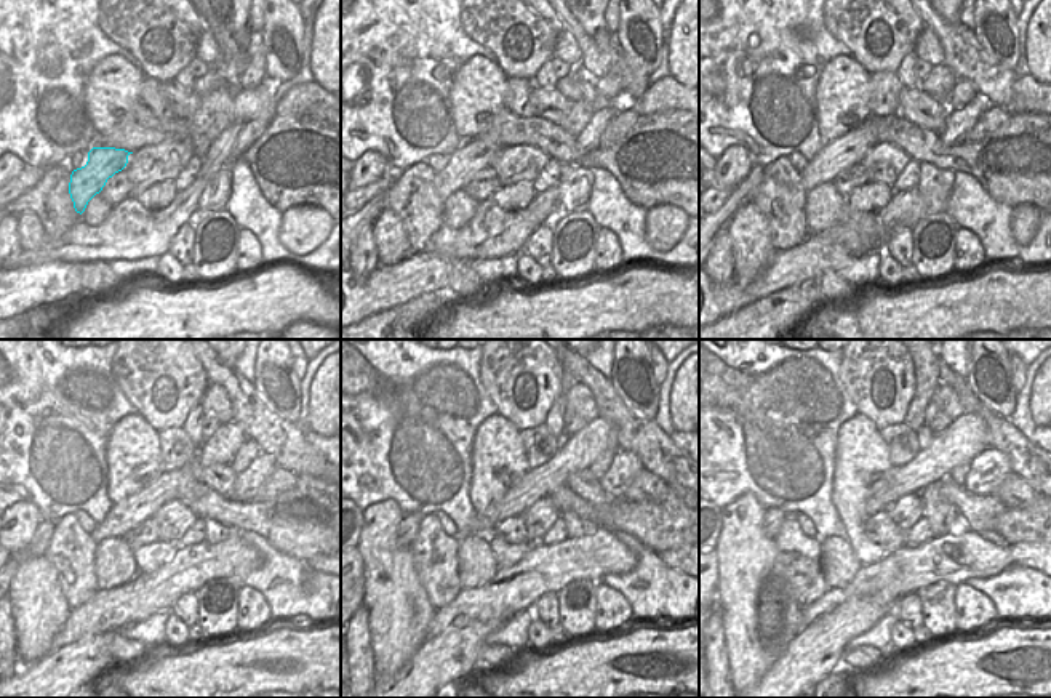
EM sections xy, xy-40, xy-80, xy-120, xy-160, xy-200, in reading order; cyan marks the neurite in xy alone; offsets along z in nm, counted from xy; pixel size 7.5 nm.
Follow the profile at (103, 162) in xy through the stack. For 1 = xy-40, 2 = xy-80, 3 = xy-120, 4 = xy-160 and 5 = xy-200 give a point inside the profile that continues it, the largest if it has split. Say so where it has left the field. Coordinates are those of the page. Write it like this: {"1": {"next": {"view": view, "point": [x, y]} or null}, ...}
{"1": {"next": {"view": "xy-40", "point": [474, 156]}}, "2": {"next": {"view": "xy-80", "point": [834, 157]}}, "3": {"next": {"view": "xy-120", "point": [131, 511]}}, "4": {"next": {"view": "xy-160", "point": [586, 445]}}, "5": {"next": {"view": "xy-200", "point": [967, 436]}}}

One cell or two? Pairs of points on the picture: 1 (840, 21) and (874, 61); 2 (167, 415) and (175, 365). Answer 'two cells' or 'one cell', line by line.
1: one cell
2: one cell

